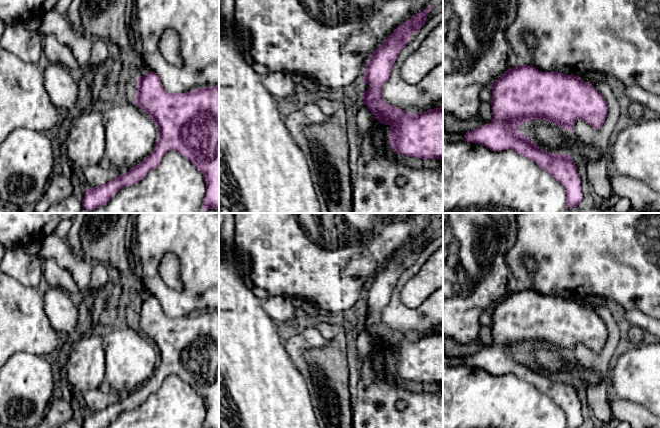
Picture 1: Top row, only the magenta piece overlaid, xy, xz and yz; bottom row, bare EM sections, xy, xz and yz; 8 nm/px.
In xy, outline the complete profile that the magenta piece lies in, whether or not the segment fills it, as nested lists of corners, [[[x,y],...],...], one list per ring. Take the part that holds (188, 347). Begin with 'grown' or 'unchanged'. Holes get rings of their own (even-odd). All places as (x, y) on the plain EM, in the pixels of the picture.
unchanged | [[[150,295],[137,305],[135,327],[158,351],[159,360],[153,376],[127,397],[98,411],[88,411],[82,428],[107,428],[122,412],[136,409],[157,392],[170,374],[177,375],[204,399],[206,418],[203,428],[219,428],[219,308],[187,317],[169,317],[163,312],[159,300]]]

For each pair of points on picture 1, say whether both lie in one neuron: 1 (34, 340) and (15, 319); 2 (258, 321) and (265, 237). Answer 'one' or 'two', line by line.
1: one
2: two

